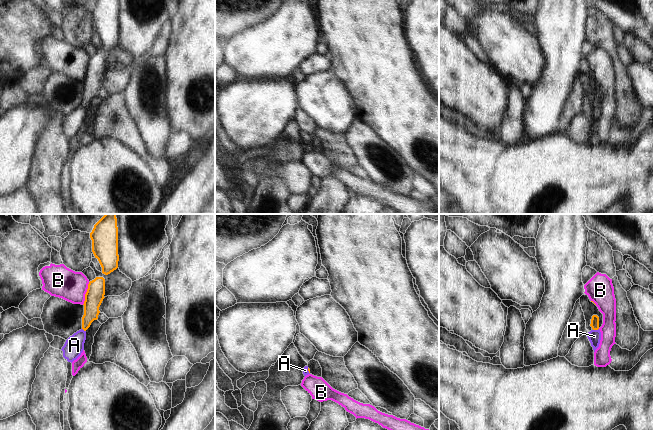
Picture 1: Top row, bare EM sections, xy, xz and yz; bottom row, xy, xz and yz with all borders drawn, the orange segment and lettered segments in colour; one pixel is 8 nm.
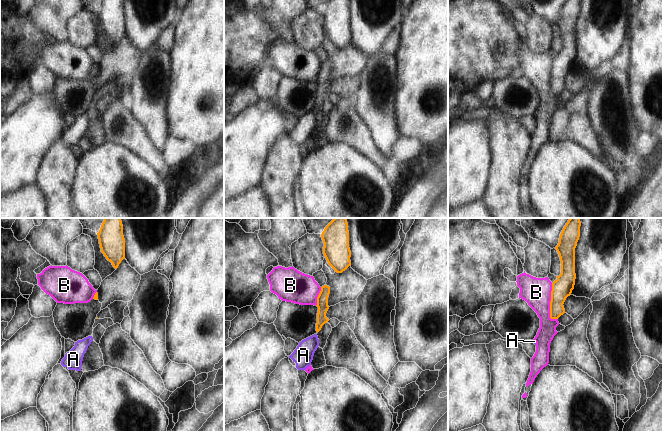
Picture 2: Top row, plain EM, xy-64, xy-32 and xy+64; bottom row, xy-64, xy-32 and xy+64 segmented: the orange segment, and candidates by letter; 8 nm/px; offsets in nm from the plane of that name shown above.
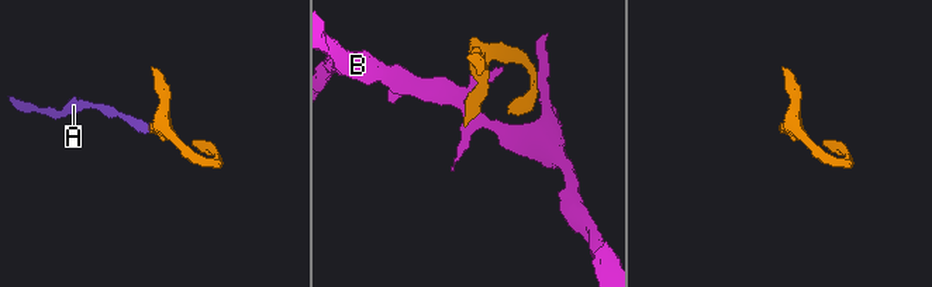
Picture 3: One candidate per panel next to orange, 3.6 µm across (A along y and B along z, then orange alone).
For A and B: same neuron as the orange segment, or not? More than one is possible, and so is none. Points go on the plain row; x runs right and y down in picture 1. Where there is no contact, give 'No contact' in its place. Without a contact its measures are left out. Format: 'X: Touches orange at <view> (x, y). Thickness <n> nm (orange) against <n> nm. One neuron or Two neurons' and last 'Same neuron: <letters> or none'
A: Touches orange at yz (595, 105). Thickness 70 nm (orange) against 110 nm. One neuron
B: Touches orange at xy (86, 69). Thickness 150 nm (orange) against 260 nm. Two neurons
Same neuron: A

